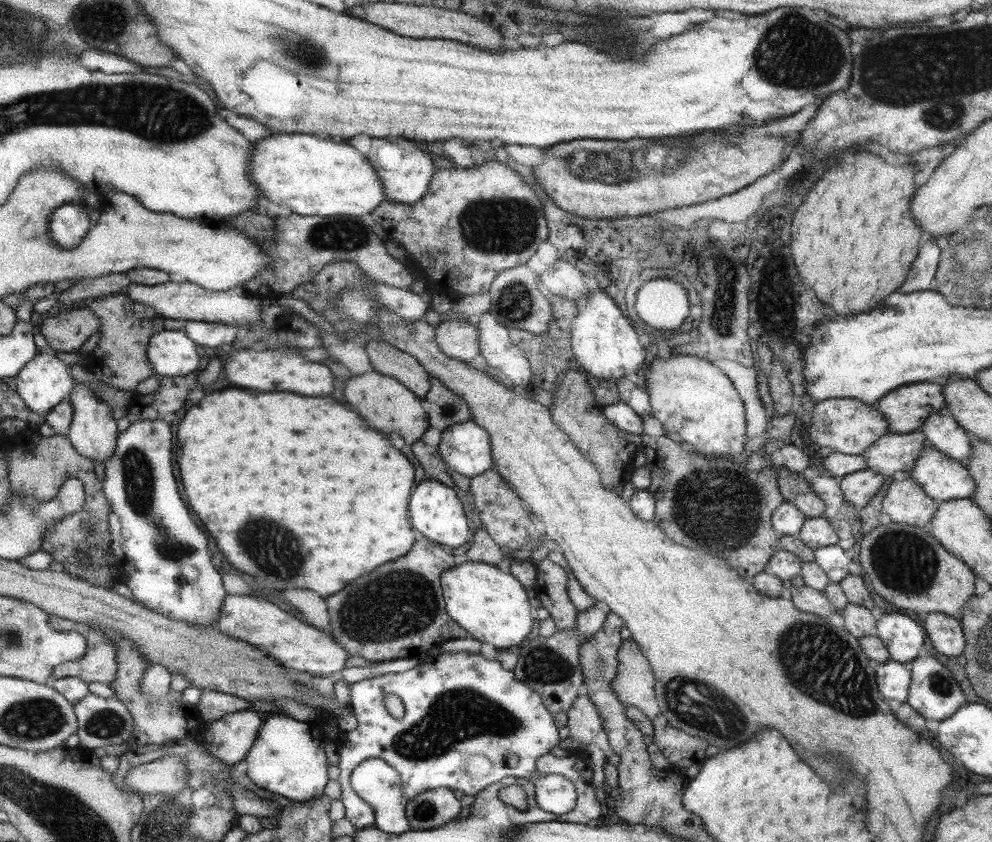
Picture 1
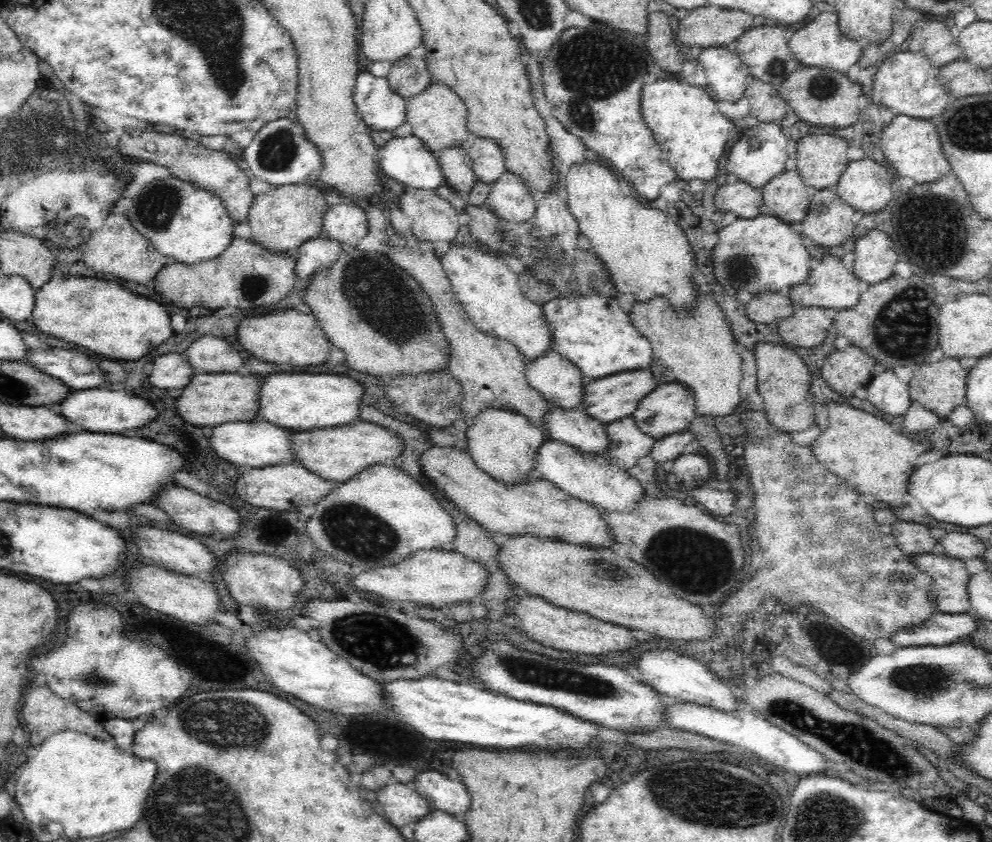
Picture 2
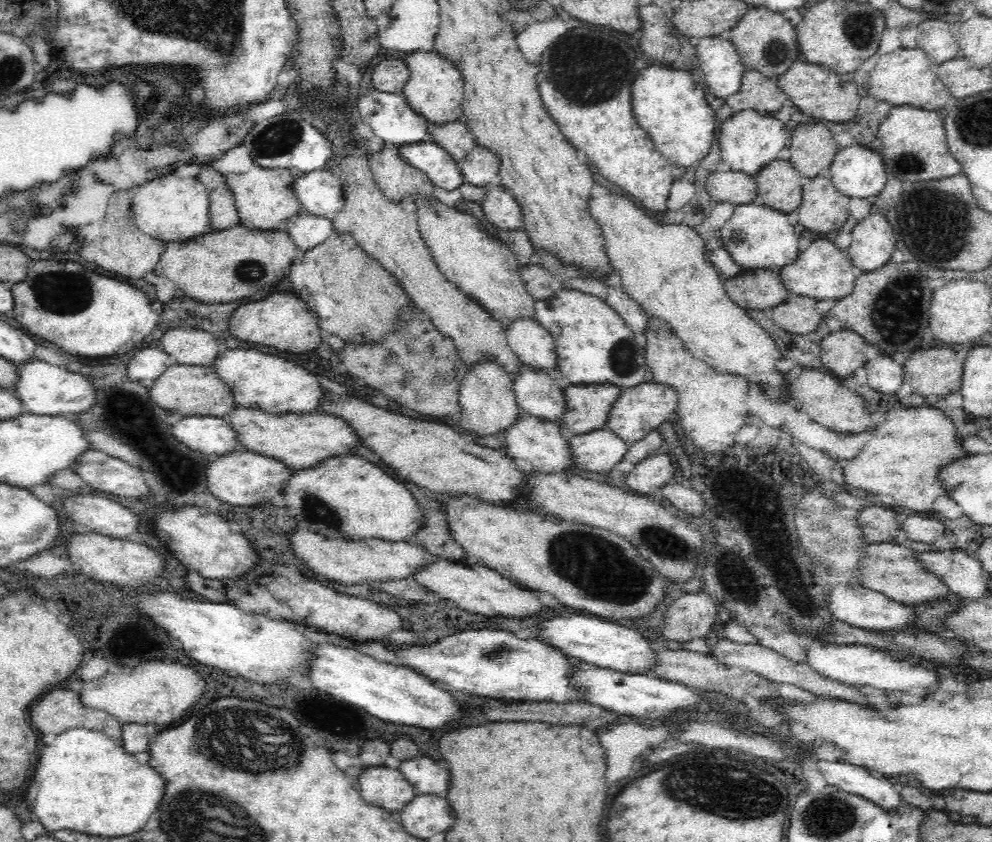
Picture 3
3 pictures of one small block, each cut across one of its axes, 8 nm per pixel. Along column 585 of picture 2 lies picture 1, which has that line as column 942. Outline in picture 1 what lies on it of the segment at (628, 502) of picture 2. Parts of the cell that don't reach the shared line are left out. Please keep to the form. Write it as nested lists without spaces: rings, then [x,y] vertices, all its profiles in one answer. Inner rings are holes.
[[[929,444],[916,459],[910,478],[938,503],[969,499],[976,492],[976,484],[964,463],[949,458]]]

